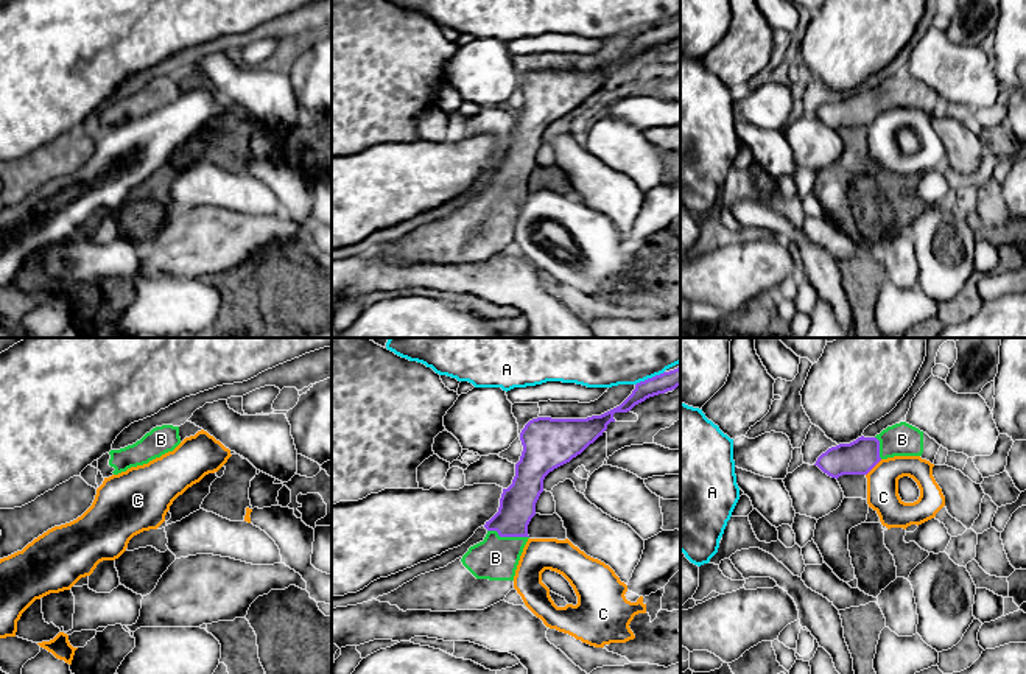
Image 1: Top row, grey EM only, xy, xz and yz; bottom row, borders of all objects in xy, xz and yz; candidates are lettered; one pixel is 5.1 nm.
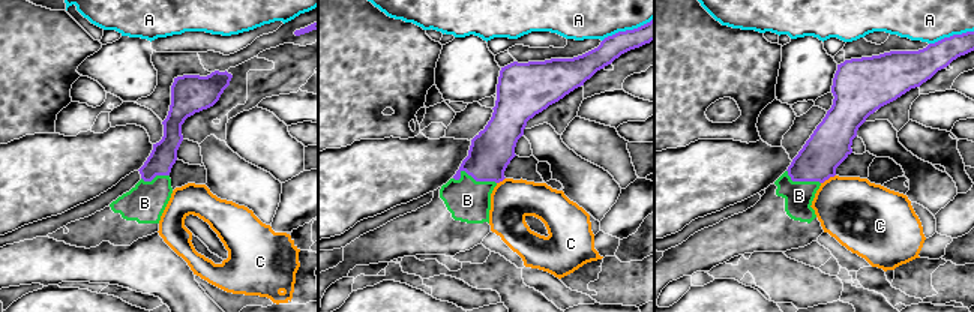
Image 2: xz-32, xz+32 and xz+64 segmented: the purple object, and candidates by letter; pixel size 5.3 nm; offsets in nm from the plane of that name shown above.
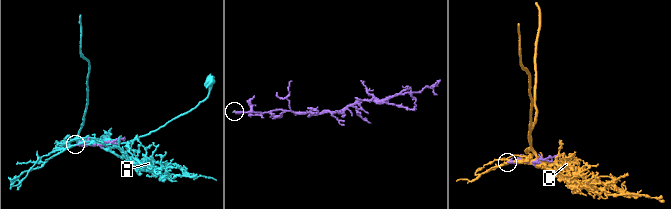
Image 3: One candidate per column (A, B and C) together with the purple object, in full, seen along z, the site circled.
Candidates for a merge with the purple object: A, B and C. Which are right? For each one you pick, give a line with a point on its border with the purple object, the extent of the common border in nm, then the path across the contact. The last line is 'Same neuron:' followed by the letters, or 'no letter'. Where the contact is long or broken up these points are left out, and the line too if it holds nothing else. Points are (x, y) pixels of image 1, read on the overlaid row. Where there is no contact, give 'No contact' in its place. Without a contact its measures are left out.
B: Touches purple at xz (508, 536). Shared border 220 nm. Path across: xz (517, 505), (508, 536), (495, 558)
Same neuron: B

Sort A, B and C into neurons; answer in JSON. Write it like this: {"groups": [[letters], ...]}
{"groups": [["A"], ["B"], ["C"]]}

